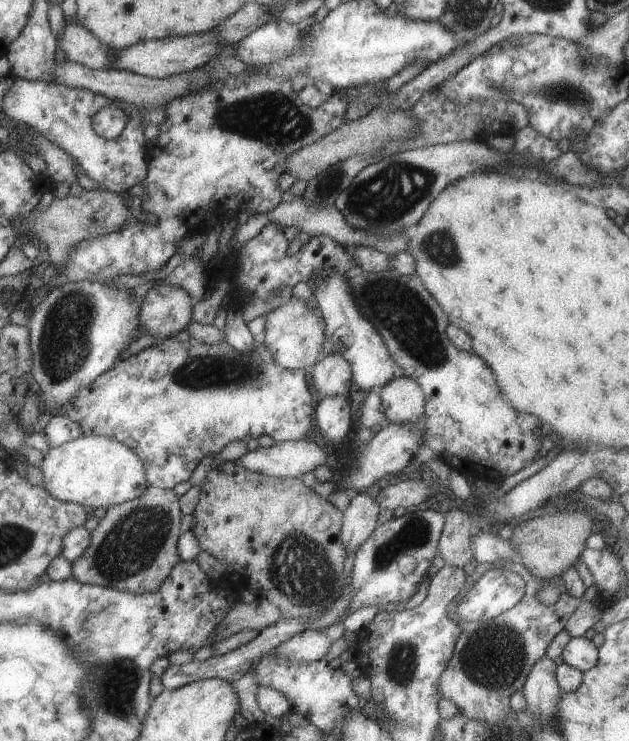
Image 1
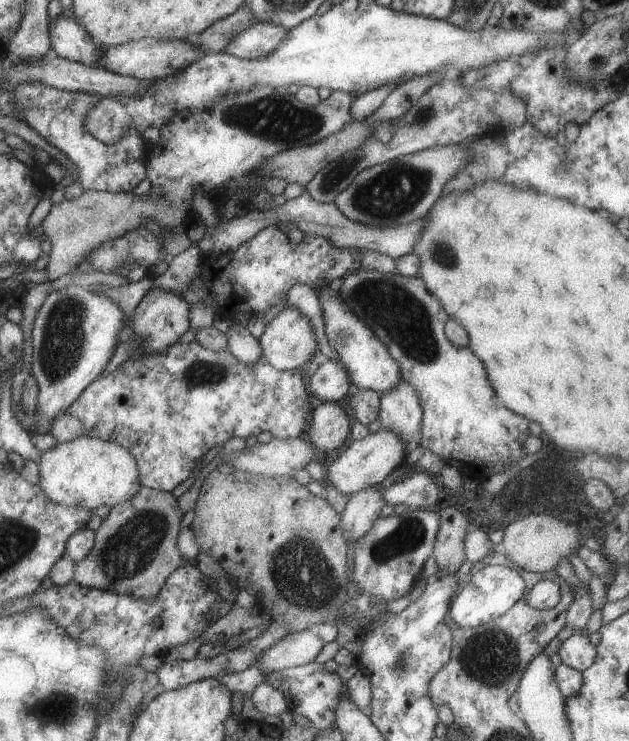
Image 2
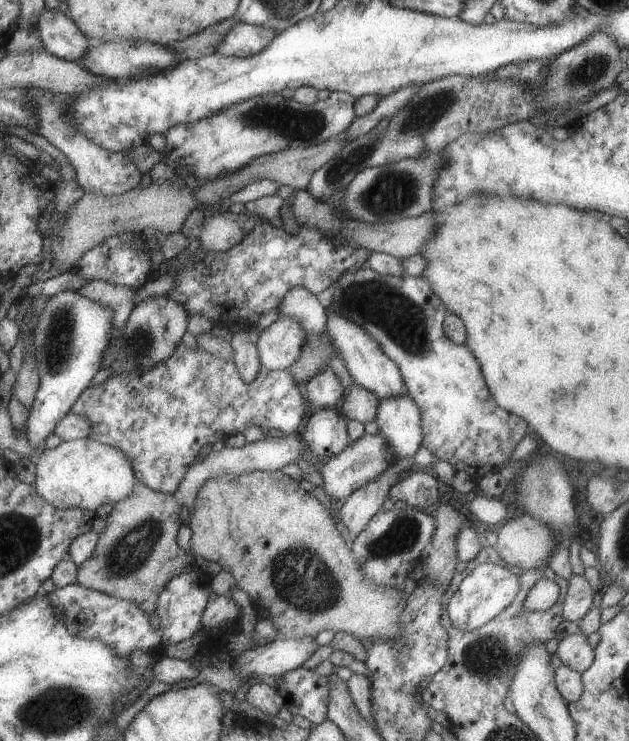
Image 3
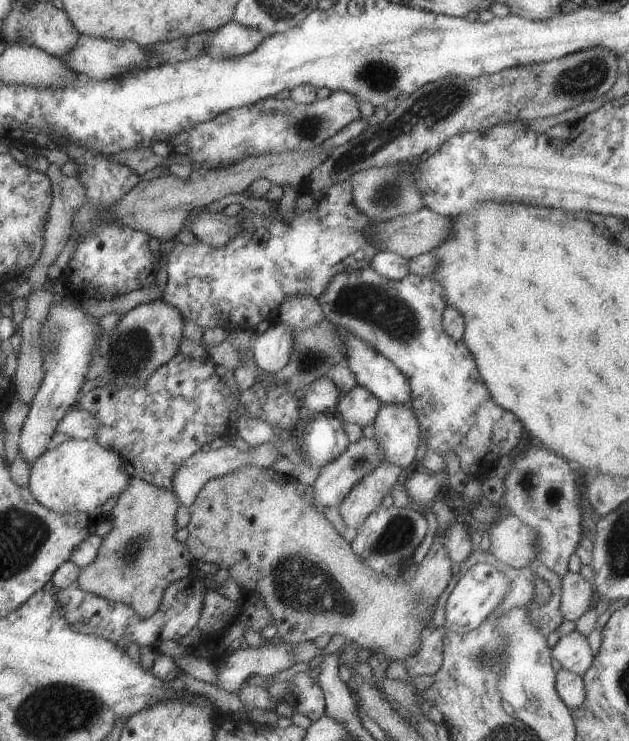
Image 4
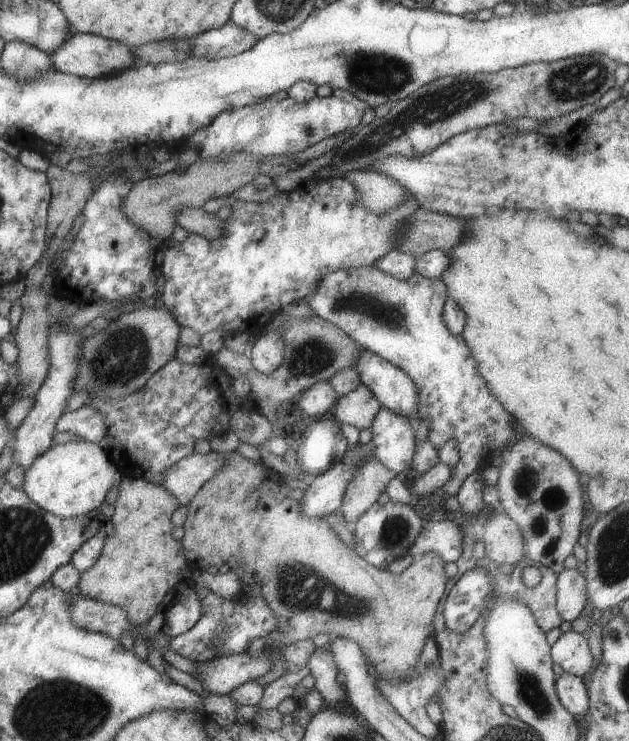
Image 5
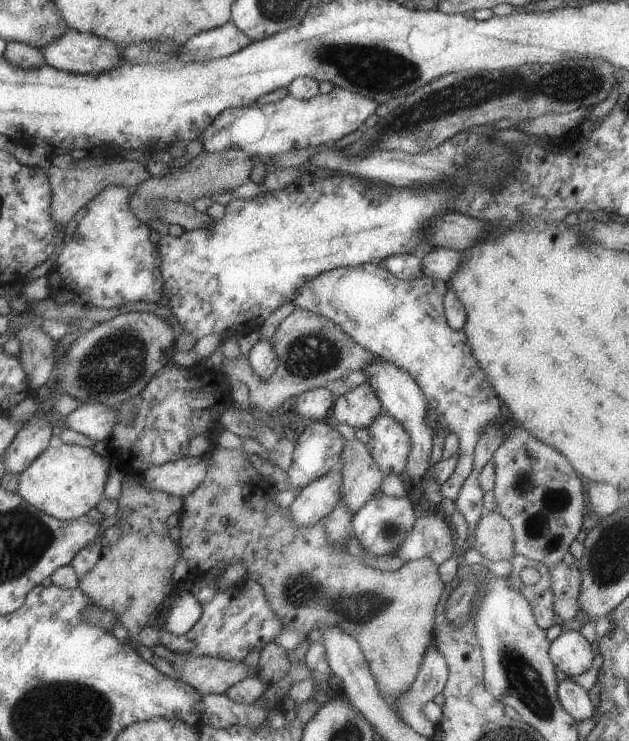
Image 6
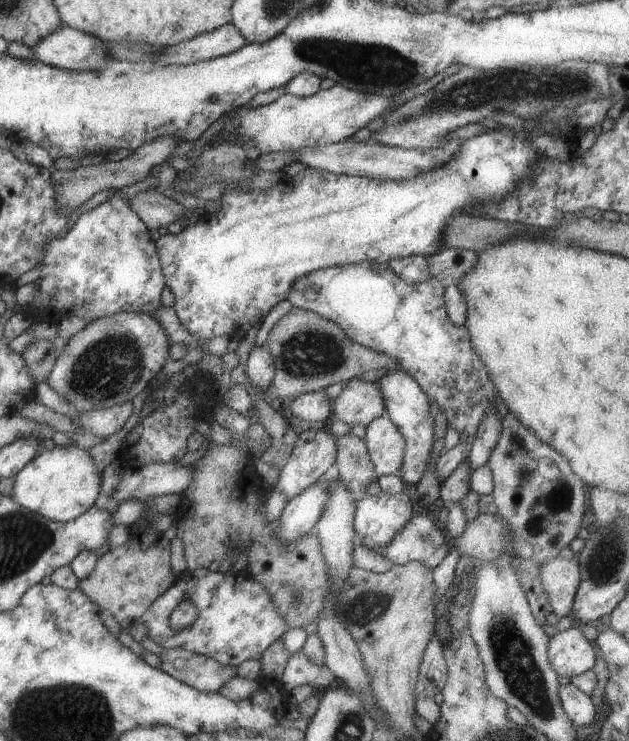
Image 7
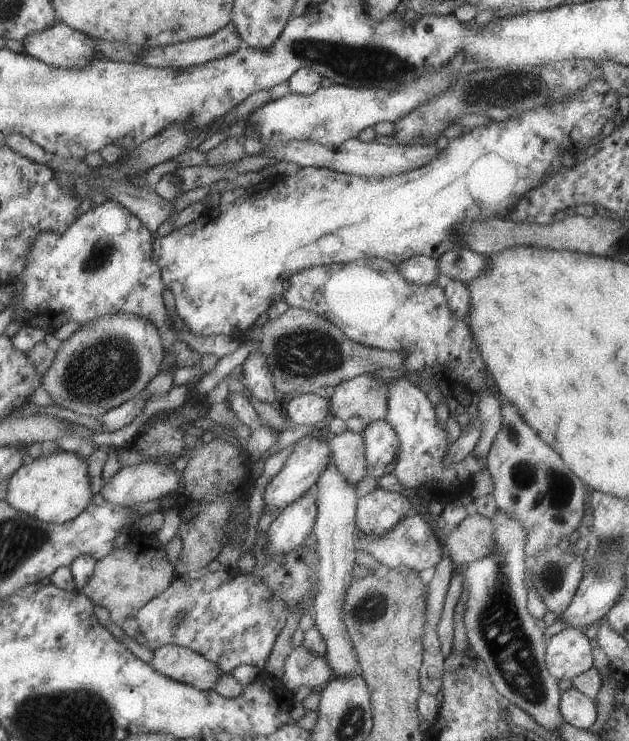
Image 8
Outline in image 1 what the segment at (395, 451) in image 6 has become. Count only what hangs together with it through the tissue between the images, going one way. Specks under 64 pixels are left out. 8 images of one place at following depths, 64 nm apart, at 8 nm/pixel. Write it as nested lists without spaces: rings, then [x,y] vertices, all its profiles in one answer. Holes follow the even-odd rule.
[[[400,373],[380,392],[388,423],[416,424],[424,418],[426,396],[420,384]]]

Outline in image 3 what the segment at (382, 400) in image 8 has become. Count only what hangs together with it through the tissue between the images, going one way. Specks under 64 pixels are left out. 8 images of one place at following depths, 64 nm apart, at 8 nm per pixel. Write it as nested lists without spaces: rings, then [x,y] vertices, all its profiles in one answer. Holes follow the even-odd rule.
[[[353,384],[344,396],[342,408],[339,411],[348,420],[358,420],[366,425],[376,420],[380,401],[381,399],[374,392]]]

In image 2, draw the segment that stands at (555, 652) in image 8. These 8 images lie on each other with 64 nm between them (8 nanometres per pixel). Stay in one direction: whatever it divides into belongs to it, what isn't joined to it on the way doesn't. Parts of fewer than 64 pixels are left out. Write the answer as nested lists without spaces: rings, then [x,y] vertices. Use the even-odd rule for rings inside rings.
[[[575,632],[561,644],[559,656],[562,663],[583,672],[596,662],[597,646],[592,644],[590,636]]]

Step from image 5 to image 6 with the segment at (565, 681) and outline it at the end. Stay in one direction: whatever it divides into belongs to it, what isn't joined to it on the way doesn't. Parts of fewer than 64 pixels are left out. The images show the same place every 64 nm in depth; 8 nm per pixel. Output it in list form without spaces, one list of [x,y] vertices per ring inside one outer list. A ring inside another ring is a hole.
[[[570,677],[559,683],[557,694],[562,707],[576,720],[583,722],[595,716],[595,708],[590,701],[590,692],[581,688]]]

